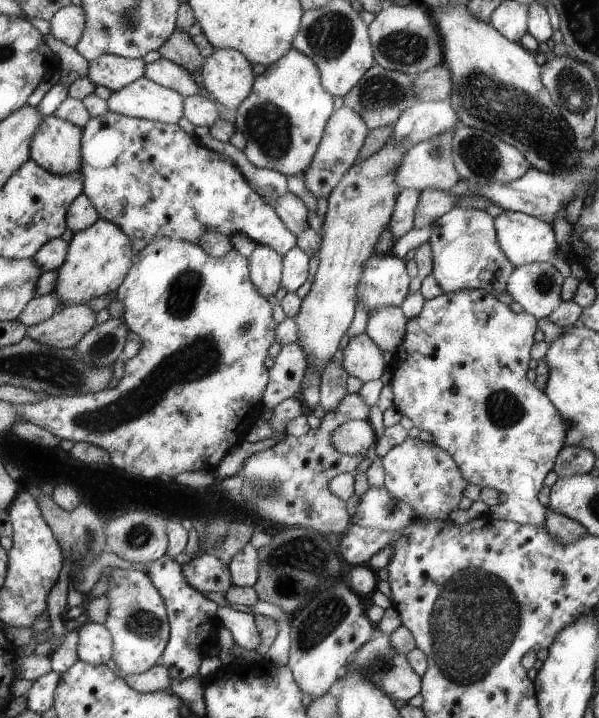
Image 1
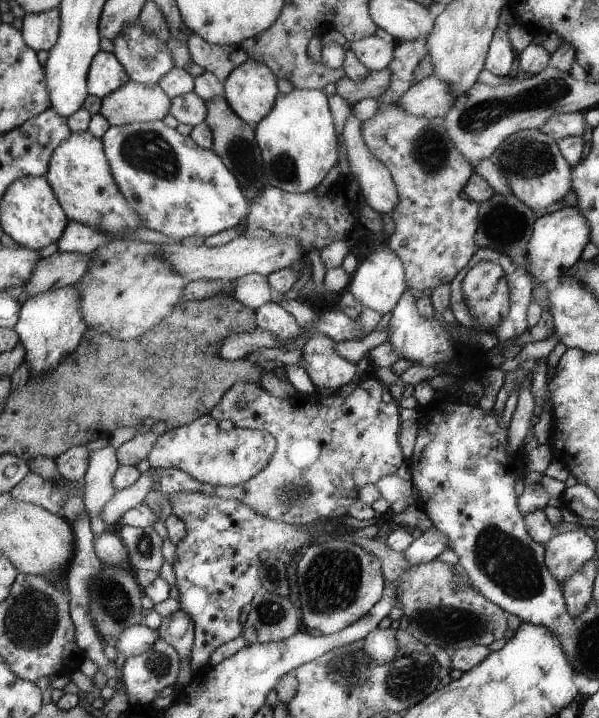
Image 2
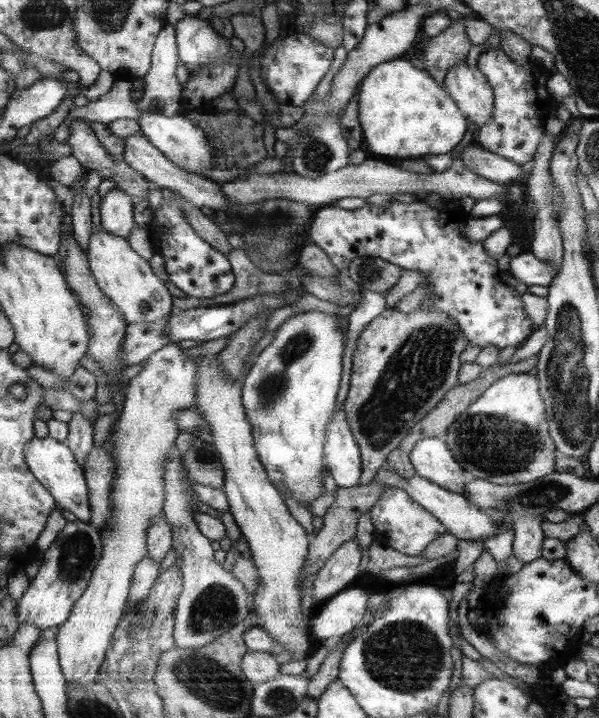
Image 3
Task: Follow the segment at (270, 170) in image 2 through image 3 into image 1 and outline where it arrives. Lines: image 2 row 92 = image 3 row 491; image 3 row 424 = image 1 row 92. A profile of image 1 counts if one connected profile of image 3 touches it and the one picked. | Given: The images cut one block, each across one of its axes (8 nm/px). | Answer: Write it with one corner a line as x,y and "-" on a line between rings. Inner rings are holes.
291,48
282,56
281,59
269,66
266,66
265,70
263,70
261,74
255,76
254,86
252,87
250,94
238,104
237,108
235,108
235,114
234,126
236,127
236,130
241,132
244,136
244,140
246,142
245,147
242,149
246,159
251,162
253,166
257,166
257,168
269,168
271,170
276,170
287,177
293,176
298,172
302,173
306,170
306,167
310,166
310,162
316,154
318,144
321,142
322,135
325,132
326,123
328,122
331,114
333,114
333,98
331,98
330,93
322,87
318,67
314,64
314,61
312,61
310,57
305,56
303,53
297,52
295,49

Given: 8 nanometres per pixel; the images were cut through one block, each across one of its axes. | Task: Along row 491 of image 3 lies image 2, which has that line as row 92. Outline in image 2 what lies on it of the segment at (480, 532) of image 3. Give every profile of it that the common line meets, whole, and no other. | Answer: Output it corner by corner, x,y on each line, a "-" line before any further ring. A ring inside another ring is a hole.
435,74
426,76
413,83
403,96
397,98
397,104
411,116
425,118
442,117
453,106
455,96
447,90
447,84
435,78

